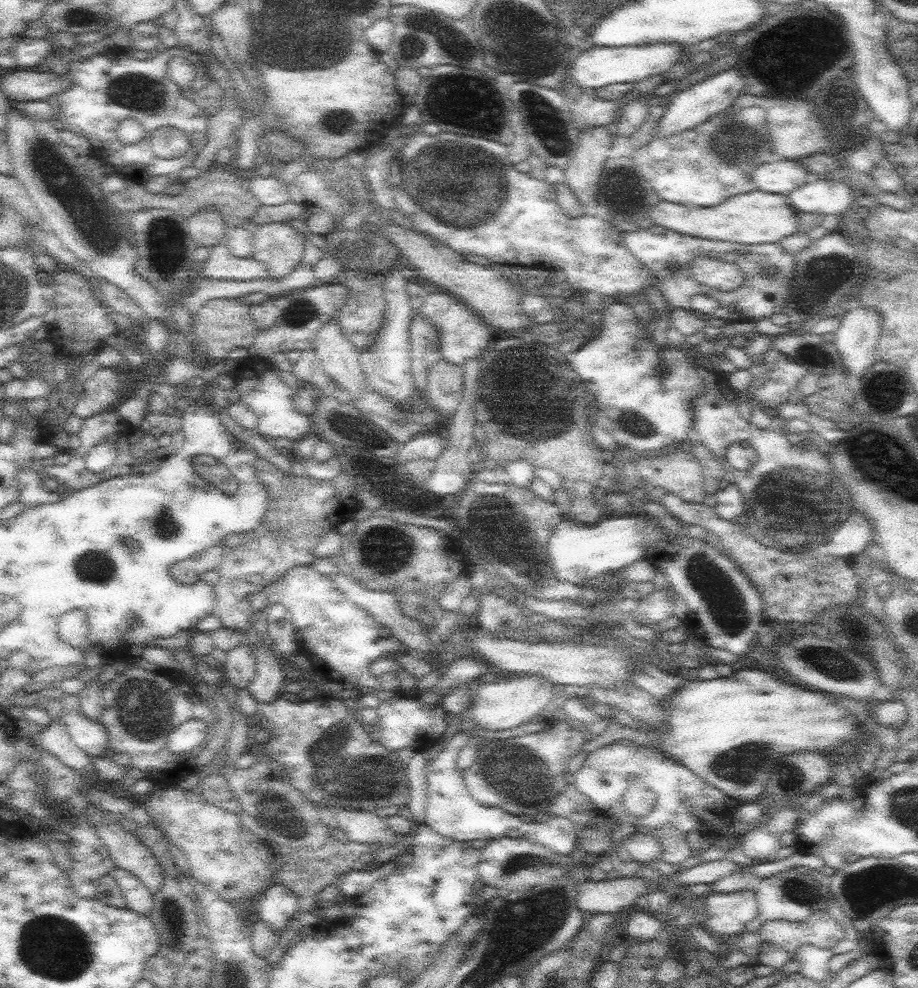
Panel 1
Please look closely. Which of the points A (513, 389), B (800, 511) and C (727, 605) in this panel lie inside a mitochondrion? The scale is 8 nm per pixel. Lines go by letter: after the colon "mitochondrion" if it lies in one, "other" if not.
A: mitochondrion
B: mitochondrion
C: mitochondrion

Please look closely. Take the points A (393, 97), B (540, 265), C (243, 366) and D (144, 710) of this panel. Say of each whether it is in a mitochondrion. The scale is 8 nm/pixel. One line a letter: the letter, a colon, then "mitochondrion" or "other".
A: other
B: other
C: other
D: mitochondrion

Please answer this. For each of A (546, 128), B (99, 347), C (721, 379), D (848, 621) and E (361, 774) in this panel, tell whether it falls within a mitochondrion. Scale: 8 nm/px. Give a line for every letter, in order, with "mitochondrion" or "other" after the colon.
A: mitochondrion
B: other
C: other
D: mitochondrion
E: mitochondrion

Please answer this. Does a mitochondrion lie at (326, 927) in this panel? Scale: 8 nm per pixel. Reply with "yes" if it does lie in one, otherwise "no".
no

